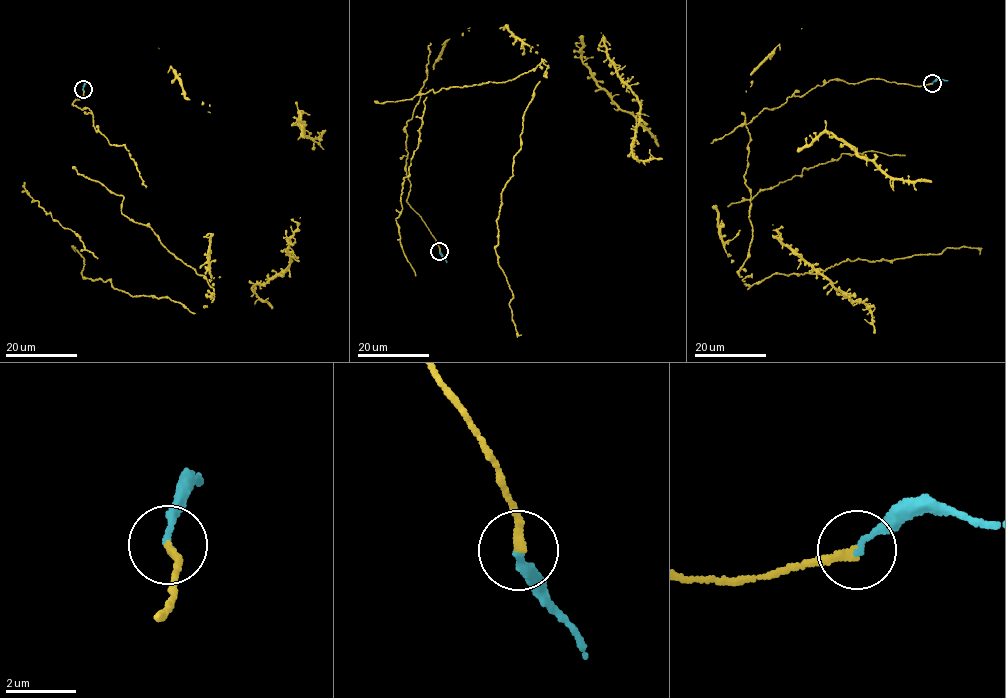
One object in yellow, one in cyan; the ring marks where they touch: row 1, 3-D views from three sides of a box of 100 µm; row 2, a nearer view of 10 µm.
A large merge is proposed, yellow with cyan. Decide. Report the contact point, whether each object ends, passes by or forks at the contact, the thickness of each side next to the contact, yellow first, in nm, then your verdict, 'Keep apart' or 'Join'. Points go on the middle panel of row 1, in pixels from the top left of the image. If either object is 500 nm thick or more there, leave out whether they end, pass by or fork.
Place: (439, 251). At the ring yellow ends. At the ring cyan ends. Thickness 200 nm (yellow) against 180 nm. Keep apart

